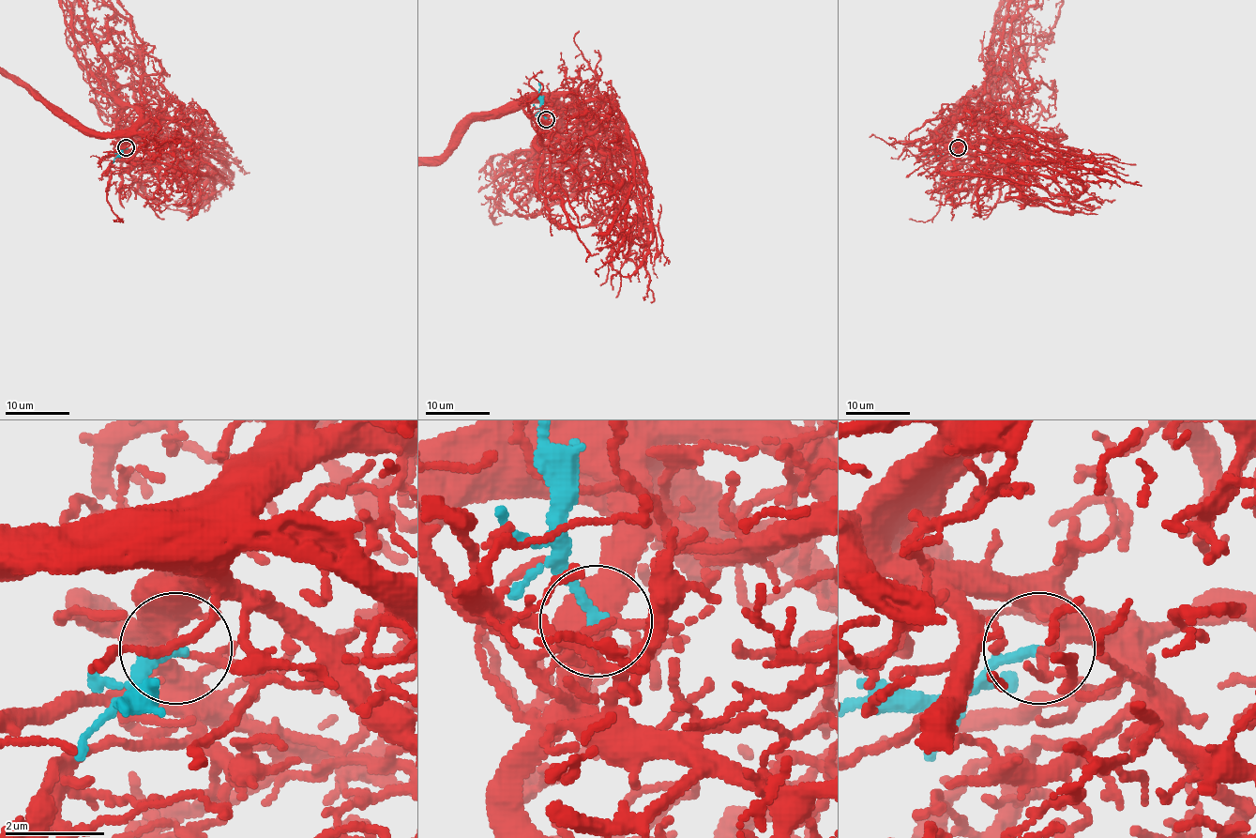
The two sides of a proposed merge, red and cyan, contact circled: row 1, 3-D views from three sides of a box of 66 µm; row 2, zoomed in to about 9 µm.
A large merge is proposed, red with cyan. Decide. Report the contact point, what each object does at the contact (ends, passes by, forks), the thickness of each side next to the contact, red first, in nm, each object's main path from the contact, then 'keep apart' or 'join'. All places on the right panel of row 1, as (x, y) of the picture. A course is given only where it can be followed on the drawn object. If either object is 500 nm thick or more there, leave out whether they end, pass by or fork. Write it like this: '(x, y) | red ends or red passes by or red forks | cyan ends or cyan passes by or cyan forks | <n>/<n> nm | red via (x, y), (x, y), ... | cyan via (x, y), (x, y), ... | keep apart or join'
(958, 147) | red forks | cyan ends | 240/200 nm | join

